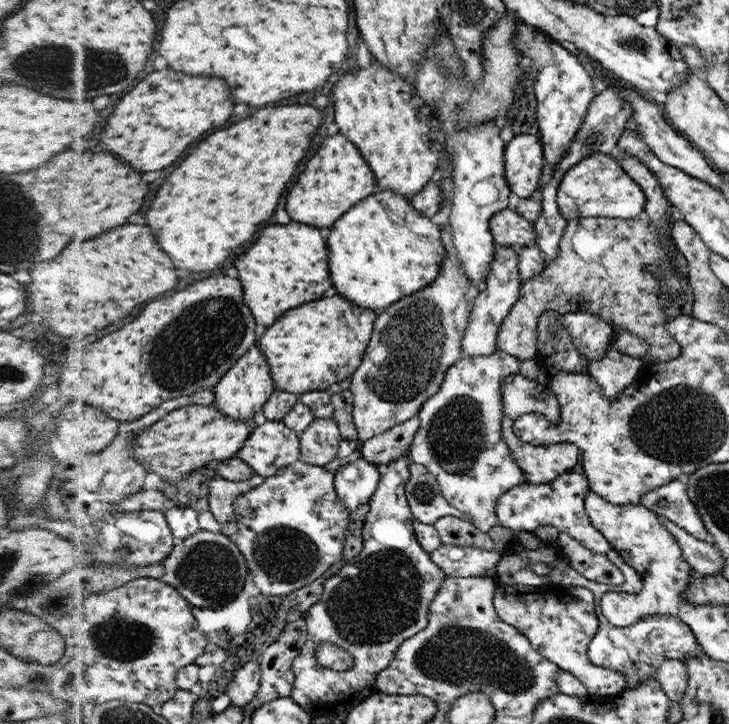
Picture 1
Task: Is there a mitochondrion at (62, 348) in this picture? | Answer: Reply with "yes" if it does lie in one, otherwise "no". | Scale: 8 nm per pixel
no

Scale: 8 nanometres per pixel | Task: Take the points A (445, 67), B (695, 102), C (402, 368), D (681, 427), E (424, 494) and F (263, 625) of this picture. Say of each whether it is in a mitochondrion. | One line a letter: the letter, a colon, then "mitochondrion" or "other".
A: mitochondrion
B: other
C: mitochondrion
D: mitochondrion
E: mitochondrion
F: other

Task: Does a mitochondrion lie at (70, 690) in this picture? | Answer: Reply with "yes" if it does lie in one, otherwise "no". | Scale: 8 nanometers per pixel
no

